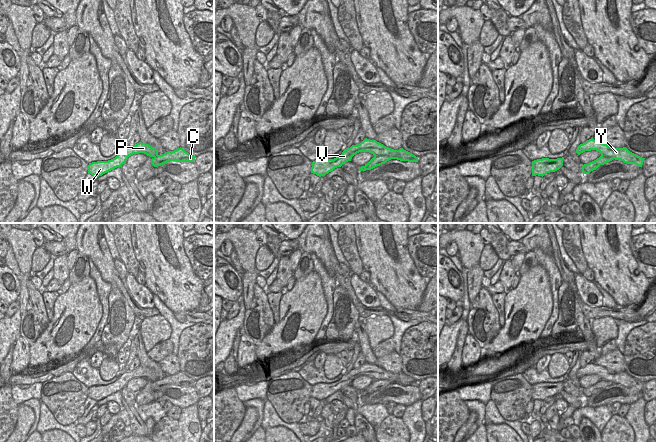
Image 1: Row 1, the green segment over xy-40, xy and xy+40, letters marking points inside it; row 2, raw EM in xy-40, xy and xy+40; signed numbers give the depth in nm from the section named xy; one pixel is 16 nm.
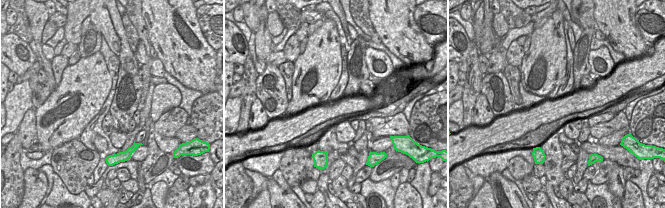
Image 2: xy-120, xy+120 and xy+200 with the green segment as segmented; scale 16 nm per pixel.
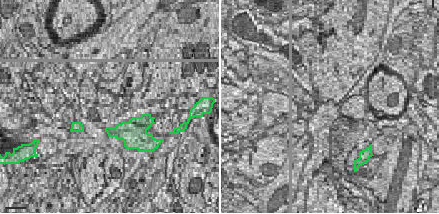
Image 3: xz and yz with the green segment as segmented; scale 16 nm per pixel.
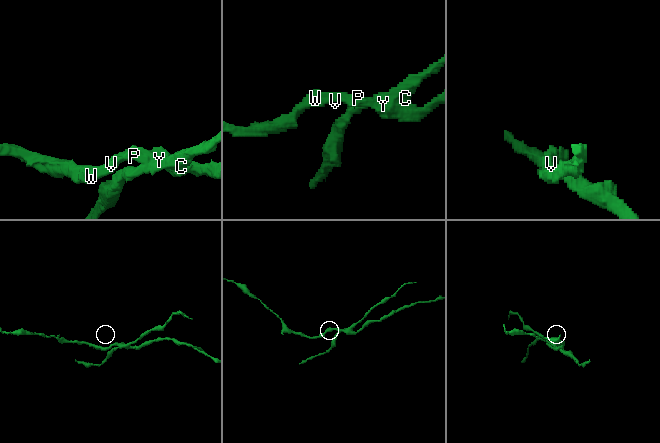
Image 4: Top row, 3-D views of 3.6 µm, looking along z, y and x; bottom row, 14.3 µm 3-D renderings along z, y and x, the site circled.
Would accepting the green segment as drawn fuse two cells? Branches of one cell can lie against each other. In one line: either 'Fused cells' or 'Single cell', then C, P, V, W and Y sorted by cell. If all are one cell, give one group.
Fused cells. Groups: C / P V W Y.

